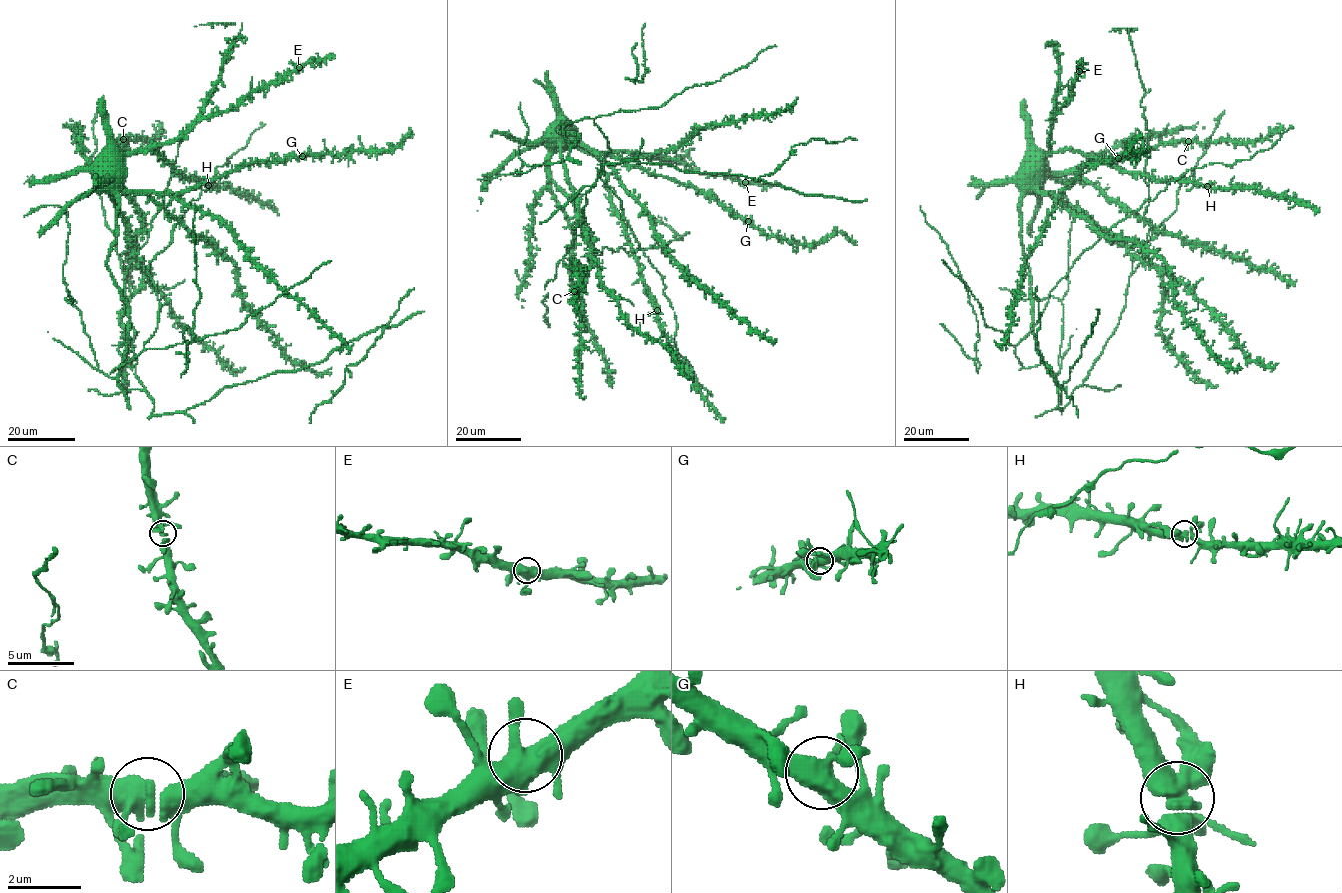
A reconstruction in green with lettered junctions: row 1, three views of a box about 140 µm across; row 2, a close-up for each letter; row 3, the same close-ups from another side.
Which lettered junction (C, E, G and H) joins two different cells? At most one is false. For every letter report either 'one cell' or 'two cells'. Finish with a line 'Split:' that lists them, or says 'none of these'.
C: one cell
E: one cell
G: one cell
H: one cell
Split: none of these

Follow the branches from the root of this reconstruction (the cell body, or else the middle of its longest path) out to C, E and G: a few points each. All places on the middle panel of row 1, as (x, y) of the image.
C: (561, 127), (548, 138), (548, 185), (573, 235), (570, 282), (574, 291)
E: (561, 127), (577, 145), (592, 152), (659, 153), (686, 162), (701, 173), (724, 175), (745, 182)
G: (561, 127), (567, 126), (575, 139), (594, 151), (620, 157), (651, 173), (708, 192), (748, 221)

